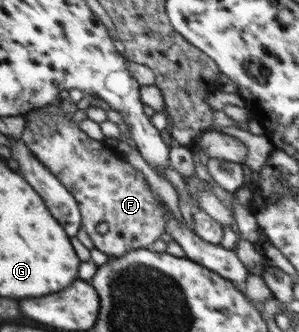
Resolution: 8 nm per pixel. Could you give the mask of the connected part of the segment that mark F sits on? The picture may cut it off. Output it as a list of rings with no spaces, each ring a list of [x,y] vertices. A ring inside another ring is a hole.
[[[58,102],[44,106],[41,115],[37,110],[28,112],[21,139],[40,163],[73,194],[80,209],[83,230],[92,239],[95,248],[113,258],[121,257],[133,249],[150,249],[151,244],[159,239],[159,235],[166,232],[165,204],[158,195],[153,194],[144,175],[135,169],[135,165],[125,160],[128,154],[125,149],[111,148],[105,140],[95,140],[87,136],[77,125],[78,122],[65,115],[59,106]],[[98,223],[106,223],[109,230],[105,234],[99,234]]]

